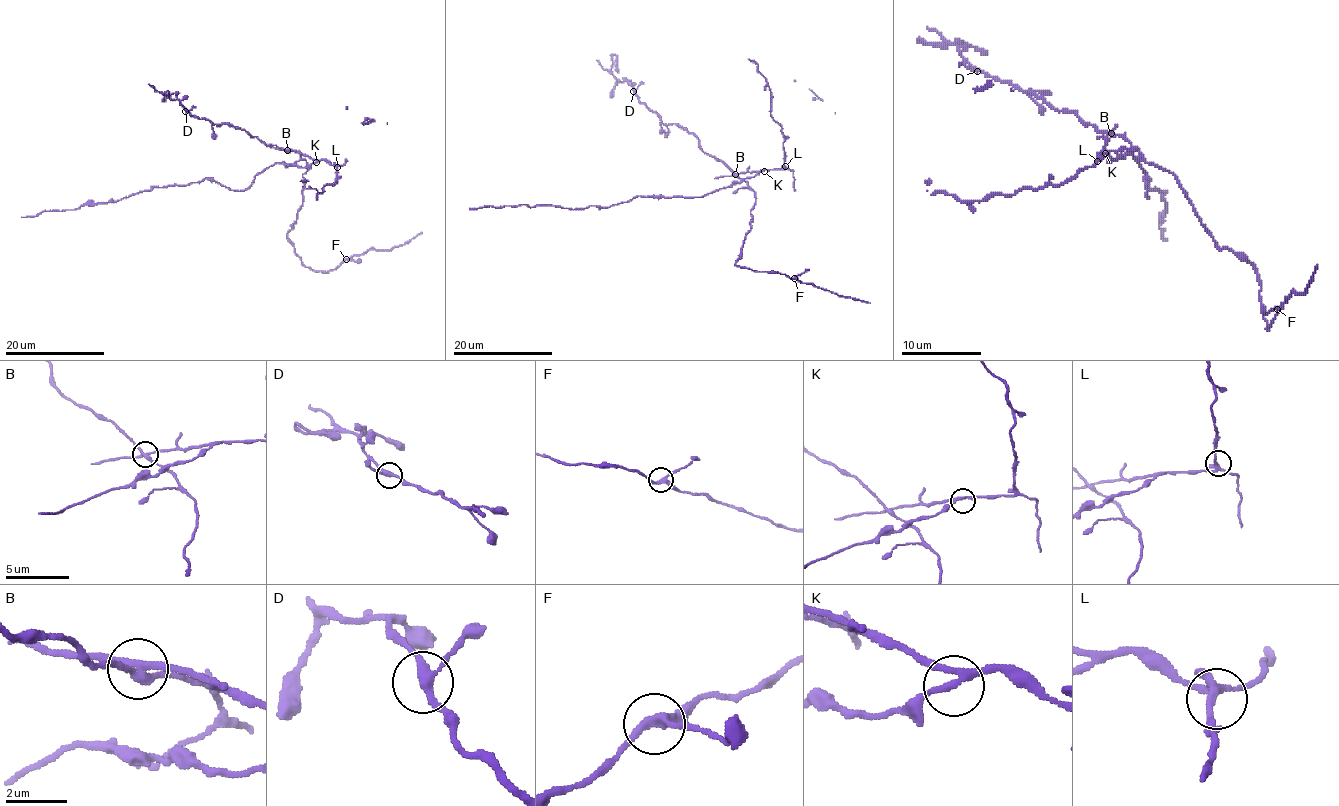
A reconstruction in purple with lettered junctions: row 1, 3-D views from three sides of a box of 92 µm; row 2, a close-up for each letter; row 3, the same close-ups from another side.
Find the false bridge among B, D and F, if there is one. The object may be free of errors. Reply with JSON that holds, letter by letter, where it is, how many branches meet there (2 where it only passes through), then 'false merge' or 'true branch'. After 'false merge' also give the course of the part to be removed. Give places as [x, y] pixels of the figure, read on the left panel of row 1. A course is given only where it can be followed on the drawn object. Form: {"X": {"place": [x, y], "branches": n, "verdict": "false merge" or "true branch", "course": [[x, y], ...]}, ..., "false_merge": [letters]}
{"B": {"place": [287, 150], "branches": 4, "verdict": "false merge", "course": [[287, 150], [316, 161], [305, 167], [275, 162], [241, 191], [203, 179], [21, 217]]}, "D": {"place": [185, 111], "branches": 3, "verdict": "true branch"}, "F": {"place": [346, 259], "branches": 3, "verdict": "true branch"}, "false_merge": ["B"]}

